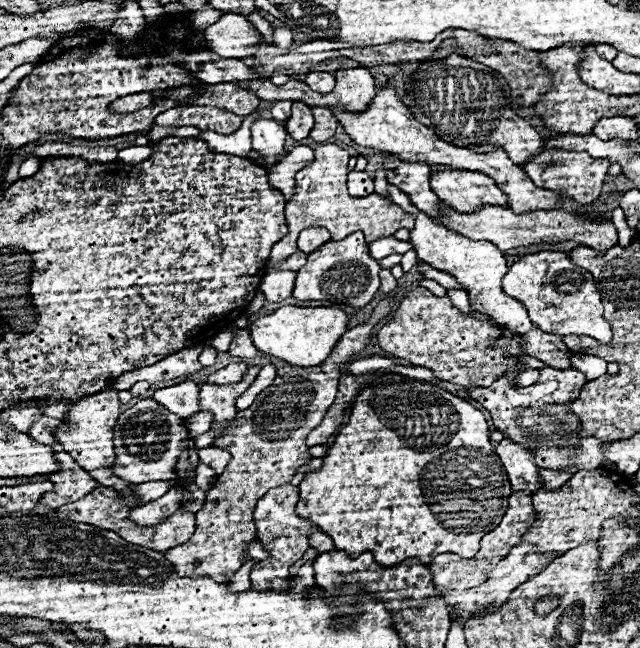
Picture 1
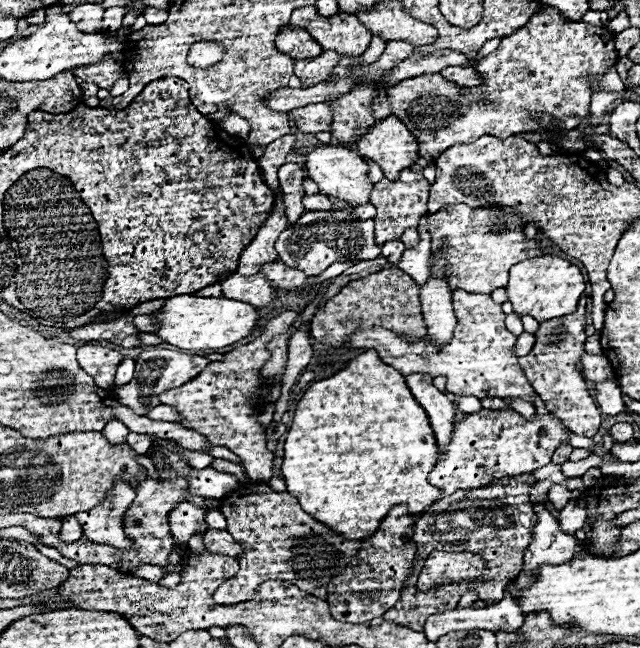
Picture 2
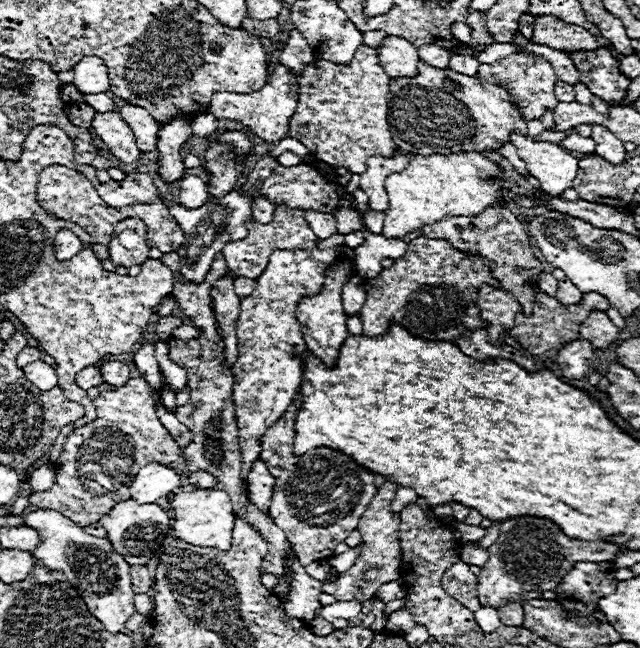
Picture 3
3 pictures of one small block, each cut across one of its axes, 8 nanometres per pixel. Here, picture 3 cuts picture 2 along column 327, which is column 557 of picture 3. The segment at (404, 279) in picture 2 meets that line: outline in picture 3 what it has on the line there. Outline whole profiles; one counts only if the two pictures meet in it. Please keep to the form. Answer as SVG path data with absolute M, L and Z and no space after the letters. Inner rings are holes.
M536 290L534 316L528 318L528 316L520 314L520 316L516 318L514 328L510 330L510 336L516 338L516 342L522 344L532 356L542 354L542 352L550 350L550 348L556 348L558 344L566 344L566 342L572 342L572 340L580 338L580 336L578 336L580 324L582 324L582 320L588 316L588 312L590 312L592 308L600 308L602 312L606 312L606 310L610 308L610 304L608 304L608 300L606 300L604 296L600 296L598 292L588 292L588 294L582 296L582 302L580 302L580 304L564 308L562 304L558 304L556 298L546 296L542 290Z

